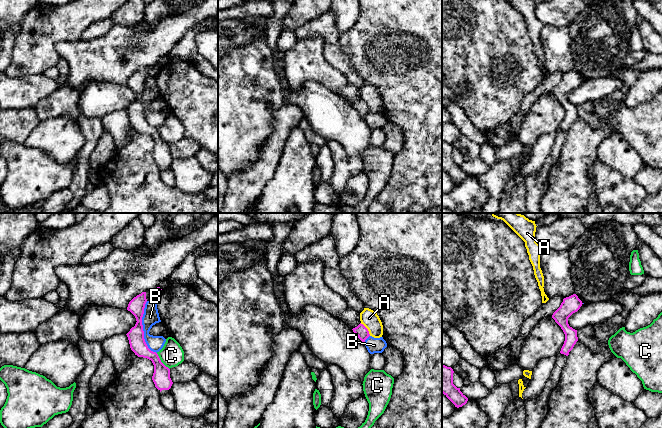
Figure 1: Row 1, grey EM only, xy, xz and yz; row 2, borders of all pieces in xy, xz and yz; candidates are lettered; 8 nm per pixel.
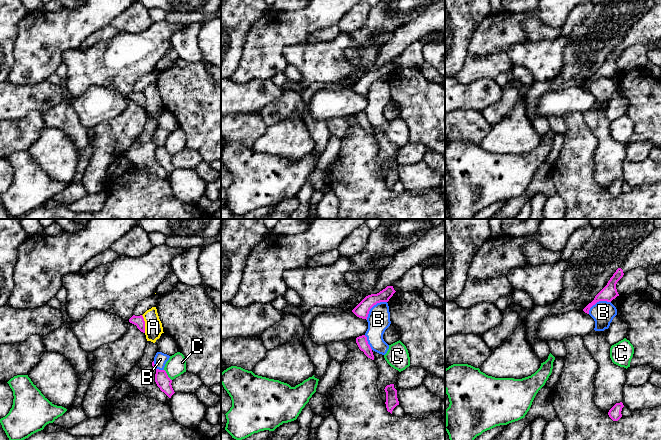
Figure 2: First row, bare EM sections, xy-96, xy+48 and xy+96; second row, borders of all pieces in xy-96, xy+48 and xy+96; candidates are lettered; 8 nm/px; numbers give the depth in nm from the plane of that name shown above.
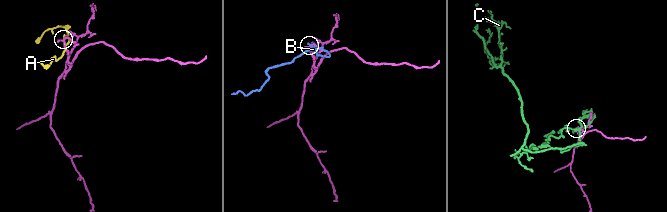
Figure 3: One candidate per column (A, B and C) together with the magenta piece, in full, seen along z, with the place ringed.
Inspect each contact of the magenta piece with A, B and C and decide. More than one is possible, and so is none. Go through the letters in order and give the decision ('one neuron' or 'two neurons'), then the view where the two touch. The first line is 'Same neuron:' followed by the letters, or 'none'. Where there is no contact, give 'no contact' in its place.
Same neuron: none
A: two neurons | xz
B: two neurons | xy
C: two neurons | xy

